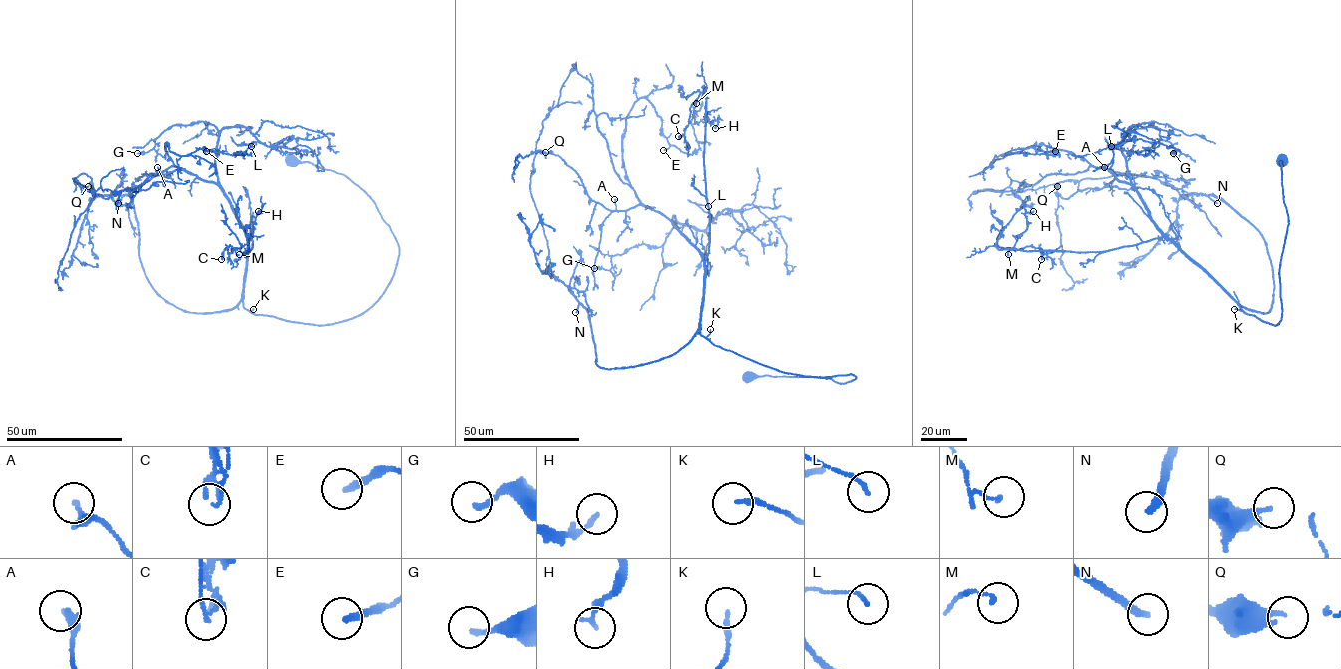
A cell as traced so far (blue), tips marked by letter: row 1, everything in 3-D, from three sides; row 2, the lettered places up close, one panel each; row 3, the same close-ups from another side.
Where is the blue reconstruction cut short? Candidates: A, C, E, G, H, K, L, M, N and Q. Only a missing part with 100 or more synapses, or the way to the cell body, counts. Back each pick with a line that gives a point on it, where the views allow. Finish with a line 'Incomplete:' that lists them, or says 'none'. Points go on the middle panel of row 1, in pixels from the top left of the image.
N: place (575, 312)
Incomplete: N

